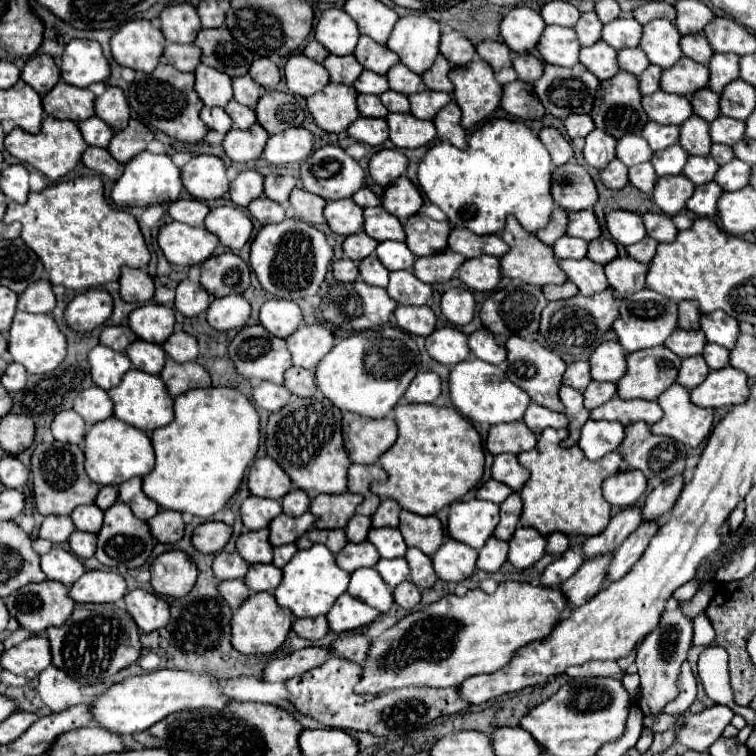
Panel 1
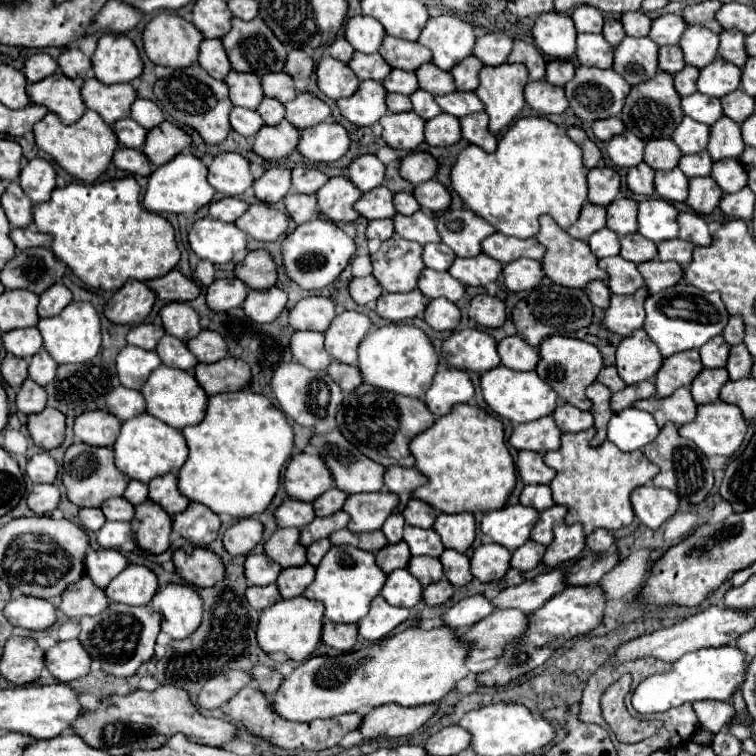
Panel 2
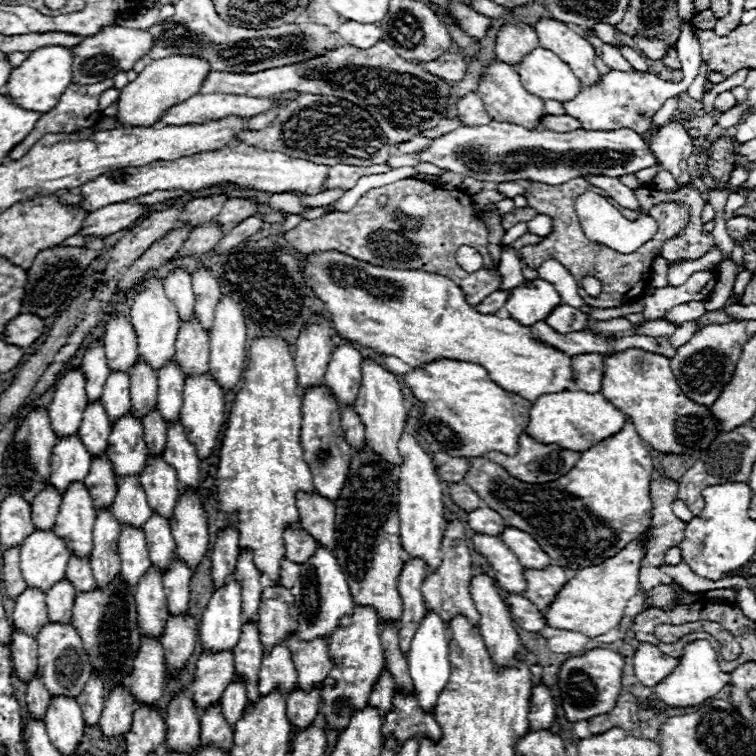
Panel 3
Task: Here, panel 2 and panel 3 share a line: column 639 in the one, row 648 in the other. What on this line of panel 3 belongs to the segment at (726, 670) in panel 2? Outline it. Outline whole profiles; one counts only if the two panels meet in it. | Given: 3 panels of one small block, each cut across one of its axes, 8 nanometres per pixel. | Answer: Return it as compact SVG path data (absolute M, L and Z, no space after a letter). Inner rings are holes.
M696 640L696 642L686 644L684 656L680 658L672 676L668 676L668 680L662 680L654 688L656 688L658 698L664 704L668 704L670 708L690 708L690 706L700 706L708 698L714 698L728 682L730 682L730 674L720 670L718 660L716 660L716 652L710 646L710 642Z

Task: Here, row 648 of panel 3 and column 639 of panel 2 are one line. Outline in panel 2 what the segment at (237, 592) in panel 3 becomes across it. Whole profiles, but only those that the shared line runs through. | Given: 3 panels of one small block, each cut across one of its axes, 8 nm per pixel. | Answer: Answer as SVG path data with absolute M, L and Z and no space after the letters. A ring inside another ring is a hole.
M662 198L644 200L638 206L638 232L652 242L664 242L678 236L678 210Z

